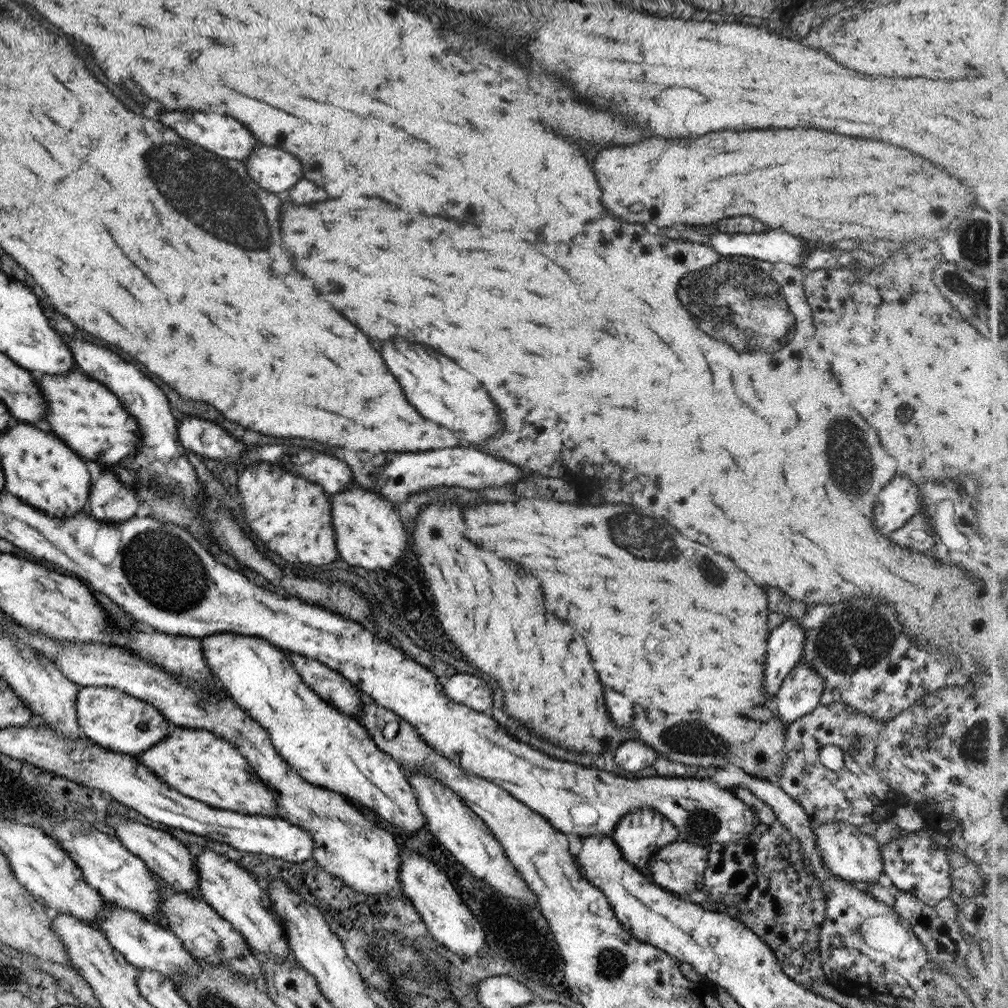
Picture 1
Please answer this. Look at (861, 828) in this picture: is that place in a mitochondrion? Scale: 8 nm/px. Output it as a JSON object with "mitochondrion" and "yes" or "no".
{"mitochondrion":"no"}

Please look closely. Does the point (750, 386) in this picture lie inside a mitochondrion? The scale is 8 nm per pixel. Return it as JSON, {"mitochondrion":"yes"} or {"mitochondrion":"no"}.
{"mitochondrion":"no"}

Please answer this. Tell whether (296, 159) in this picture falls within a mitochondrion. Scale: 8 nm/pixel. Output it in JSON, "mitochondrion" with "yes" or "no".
{"mitochondrion":"no"}

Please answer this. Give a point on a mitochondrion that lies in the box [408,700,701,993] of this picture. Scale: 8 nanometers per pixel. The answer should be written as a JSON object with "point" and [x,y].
{"point":[611,963]}

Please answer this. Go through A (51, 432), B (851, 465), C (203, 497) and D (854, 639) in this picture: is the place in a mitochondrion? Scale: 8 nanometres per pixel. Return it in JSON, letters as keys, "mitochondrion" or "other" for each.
{"A":"other","B":"mitochondrion","C":"other","D":"mitochondrion"}

